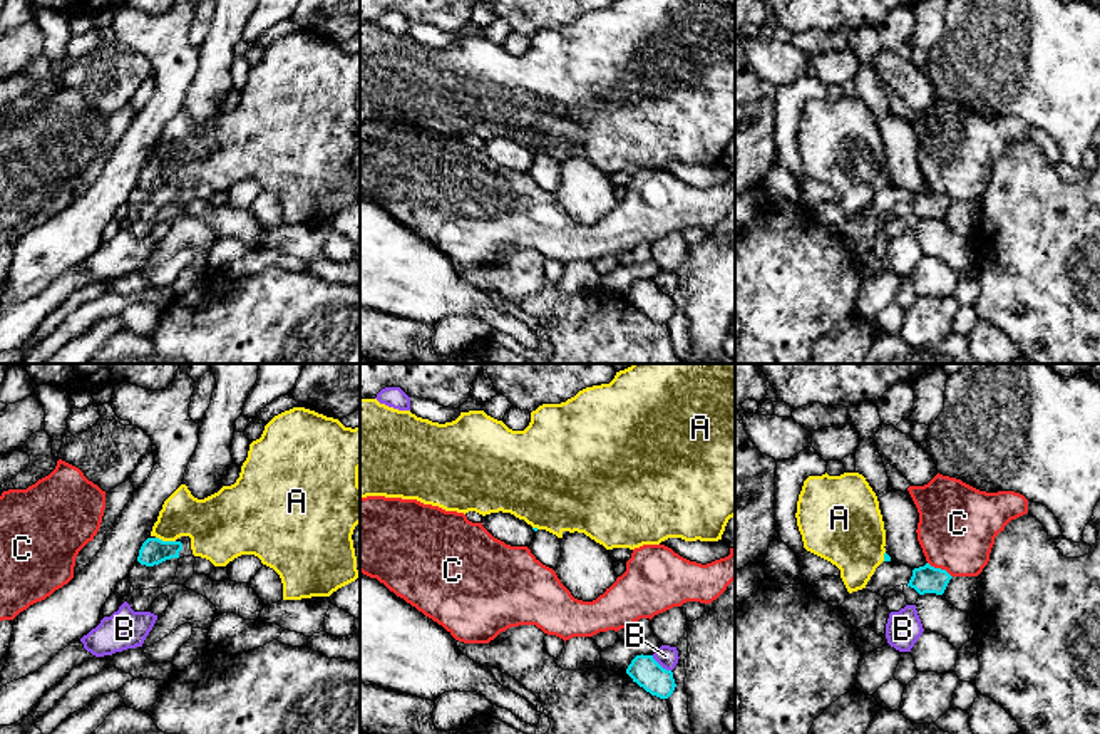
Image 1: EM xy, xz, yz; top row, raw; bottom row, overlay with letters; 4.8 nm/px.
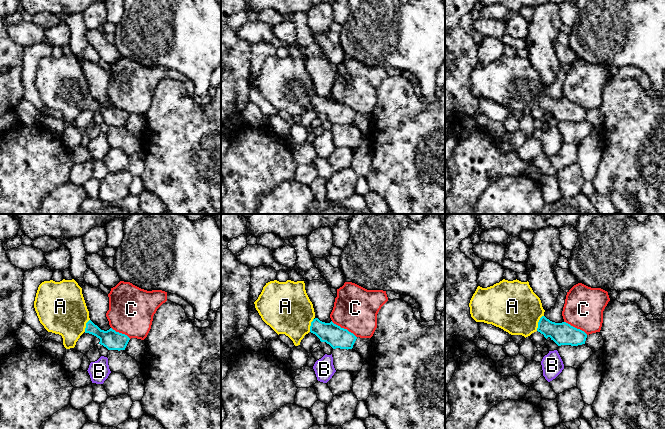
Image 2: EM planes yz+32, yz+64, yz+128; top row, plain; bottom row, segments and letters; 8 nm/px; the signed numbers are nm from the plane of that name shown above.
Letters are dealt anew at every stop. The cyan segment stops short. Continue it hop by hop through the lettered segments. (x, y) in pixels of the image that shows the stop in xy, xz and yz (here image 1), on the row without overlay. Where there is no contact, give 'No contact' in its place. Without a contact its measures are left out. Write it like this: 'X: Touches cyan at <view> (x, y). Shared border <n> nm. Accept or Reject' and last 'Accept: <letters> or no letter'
A: Touches cyan at xy (166, 166). Shared border 100 nm. Accept
B: Touches cyan at xz (660, 290). Shared border 120 nm. Reject
C: Touches cyan at yz (940, 193). Shared border 140 nm. Reject
Accept: A

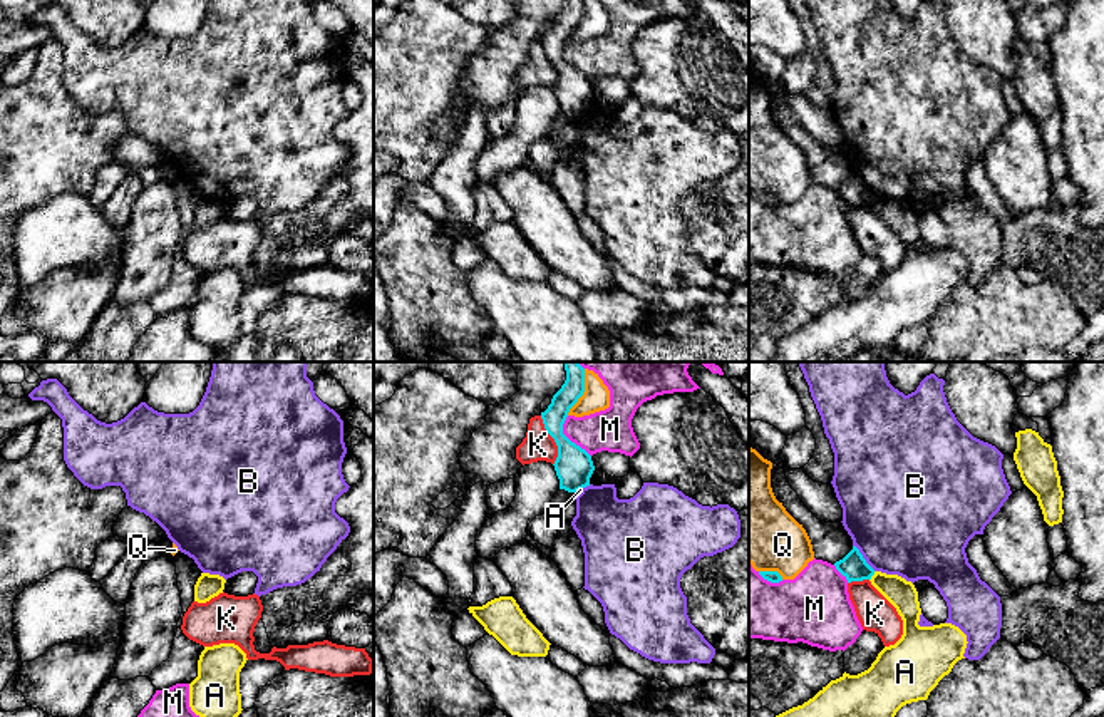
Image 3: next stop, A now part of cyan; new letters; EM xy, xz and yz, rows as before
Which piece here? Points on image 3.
A: Touches cyan at yz (871, 200). Shared border 50 nm. Reject
B: Touches cyan at yz (863, 183). Shared border 170 nm. Reject
K: Touches cyan at xz (555, 66). Shared border 240 nm. Reject
M: Touches cyan at xz (567, 62). Shared border 240 nm. Reject
Q: Touches cyan at xz (582, 19). Shared border 220 nm. Reject
Accept: no letter

